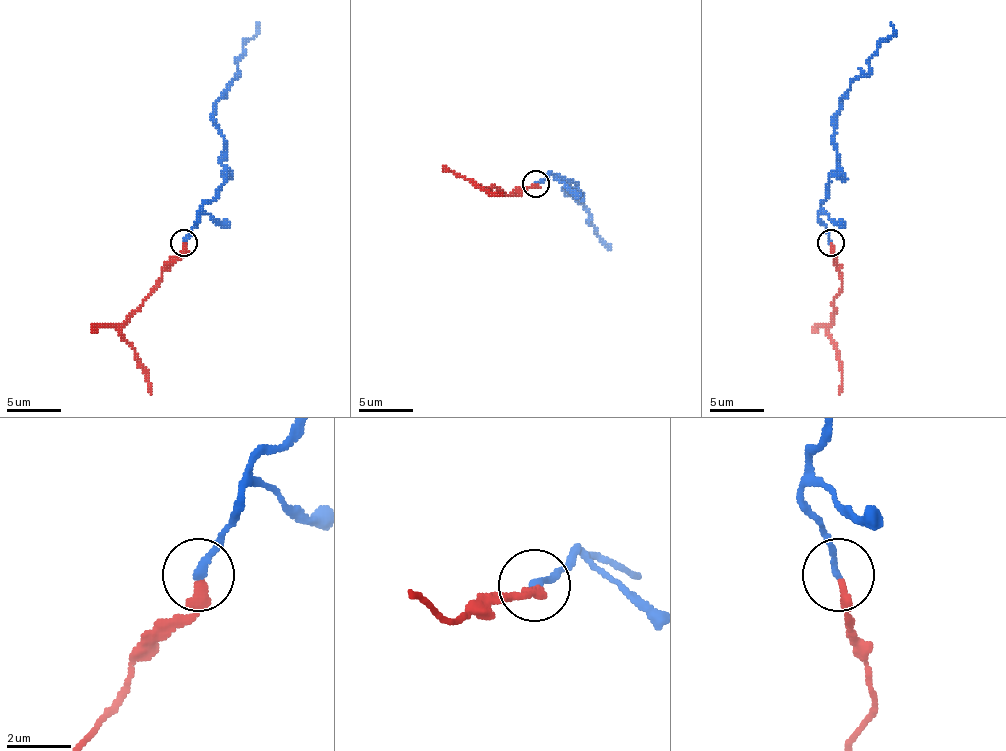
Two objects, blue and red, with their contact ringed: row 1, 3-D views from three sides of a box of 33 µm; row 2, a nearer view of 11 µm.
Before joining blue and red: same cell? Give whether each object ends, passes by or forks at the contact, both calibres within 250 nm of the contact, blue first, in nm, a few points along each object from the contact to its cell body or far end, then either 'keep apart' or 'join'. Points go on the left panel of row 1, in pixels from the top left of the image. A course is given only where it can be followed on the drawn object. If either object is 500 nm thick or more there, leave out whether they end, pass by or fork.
blue ends | red ends | 240/280 nm | blue via (183, 243), (226, 176), (221, 162), (224, 135), (213, 117), (216, 100), (237, 76), (237, 57), (259, 22) | red via (183, 243), (183, 251), (162, 273), (159, 286), (121, 329), (121, 338), (143, 370), (151, 394) | join

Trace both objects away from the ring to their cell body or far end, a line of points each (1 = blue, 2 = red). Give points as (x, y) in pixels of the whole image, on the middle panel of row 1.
1: (535, 185), (551, 171), (578, 185), (564, 190), (586, 209), (589, 222), (608, 247), (610, 244)
2: (535, 185), (511, 195), (473, 182), (494, 195), (502, 193)

